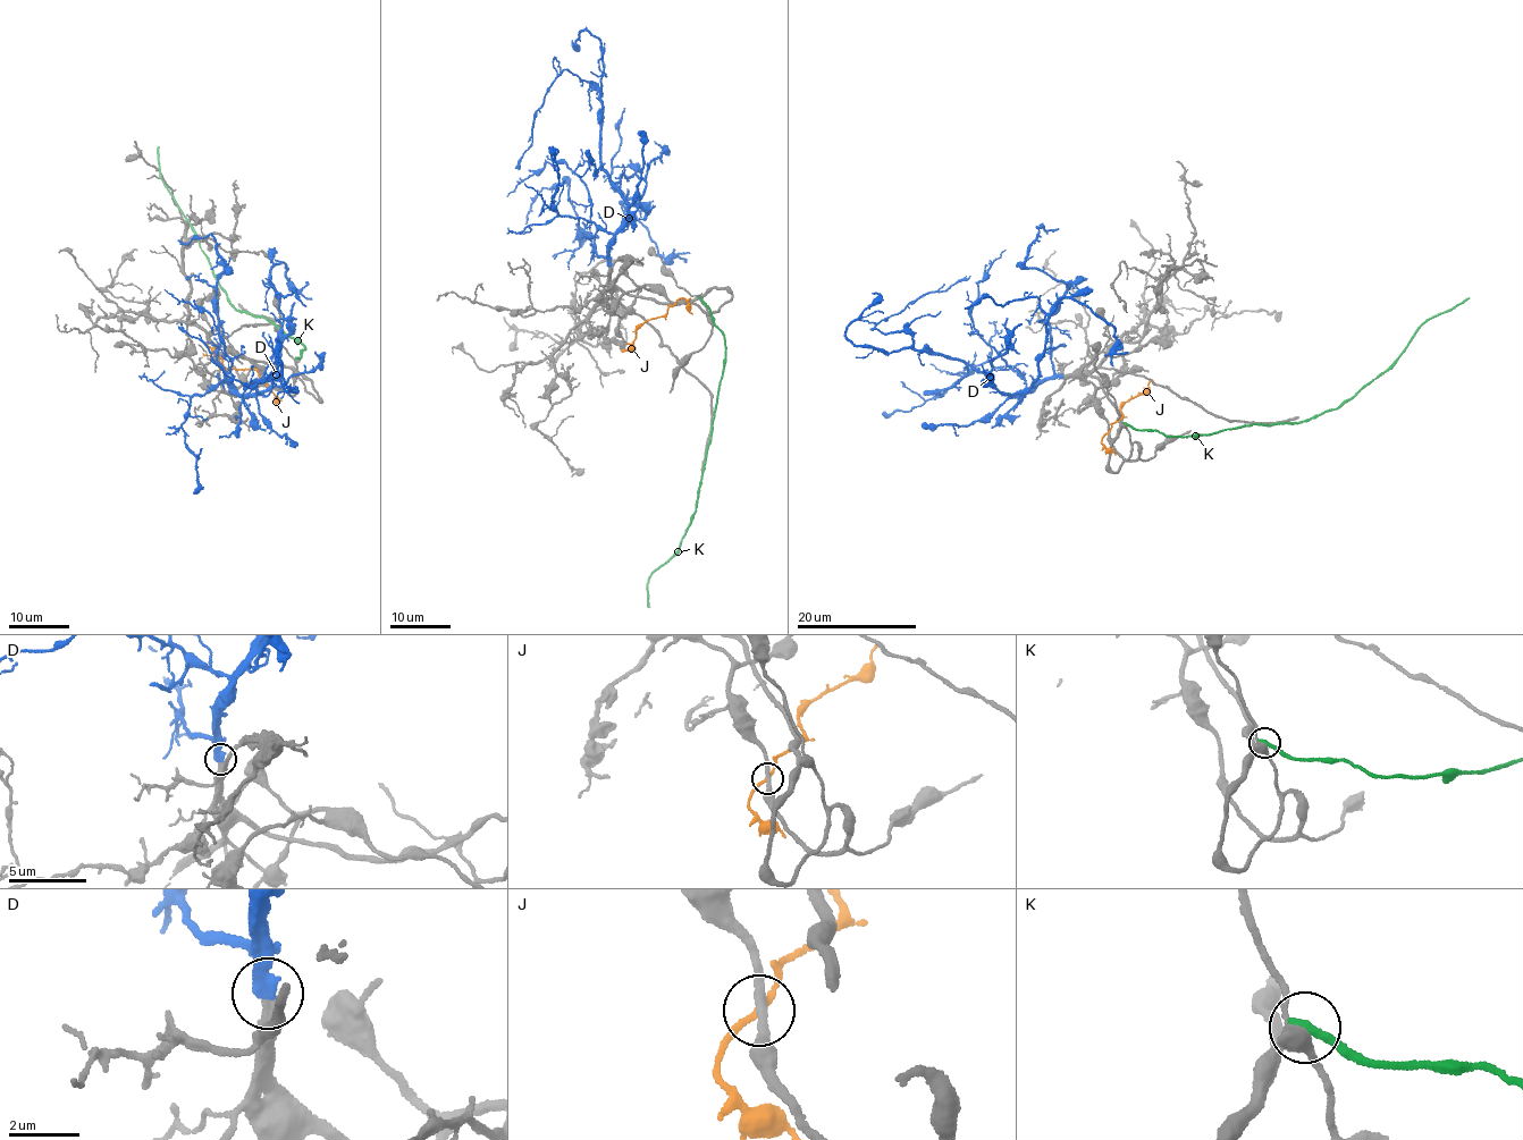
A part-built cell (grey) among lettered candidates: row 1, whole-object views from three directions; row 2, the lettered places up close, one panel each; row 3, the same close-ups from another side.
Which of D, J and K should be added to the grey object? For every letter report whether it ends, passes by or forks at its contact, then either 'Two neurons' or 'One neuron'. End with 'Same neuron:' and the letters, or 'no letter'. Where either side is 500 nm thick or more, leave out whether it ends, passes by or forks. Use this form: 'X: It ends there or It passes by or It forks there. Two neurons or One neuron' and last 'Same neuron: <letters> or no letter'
D: It ends there. One neuron
J: It passes by. Two neurons
K: It ends there. Two neurons
Same neuron: D

